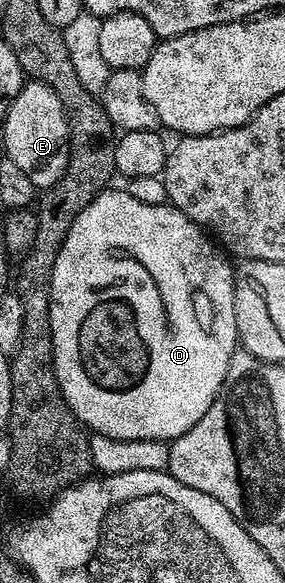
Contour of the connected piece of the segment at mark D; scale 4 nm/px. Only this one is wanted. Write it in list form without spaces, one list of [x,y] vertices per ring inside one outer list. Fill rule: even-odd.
[[[106,188],[97,194],[95,200],[91,200],[91,204],[87,204],[87,208],[83,208],[83,212],[79,212],[79,216],[75,216],[71,228],[65,233],[64,240],[61,241],[49,293],[53,371],[65,397],[65,402],[86,431],[102,434],[115,440],[169,442],[183,436],[183,432],[187,432],[192,426],[199,424],[199,420],[203,420],[203,416],[211,408],[211,404],[217,398],[217,394],[225,382],[229,362],[233,359],[235,347],[238,345],[235,296],[233,295],[235,270],[232,265],[229,267],[230,259],[214,245],[210,235],[196,222],[190,220],[186,214],[180,214],[169,204],[163,206],[142,204],[140,200],[135,200],[135,196],[131,196],[123,188],[113,189]],[[113,266],[117,266],[117,314],[129,314],[129,318],[121,318],[121,322],[125,322],[125,326],[117,326],[117,330],[113,330]],[[133,322],[141,322],[141,326],[145,326],[145,322],[149,322],[149,330],[137,330],[137,326],[133,326]],[[113,338],[117,338],[117,366],[121,366],[121,358],[125,358],[125,362],[133,362],[133,374],[149,374],[149,378],[145,378],[145,382],[141,382],[141,386],[137,386],[137,390],[133,390],[133,394],[121,394],[121,398],[113,398]]]

